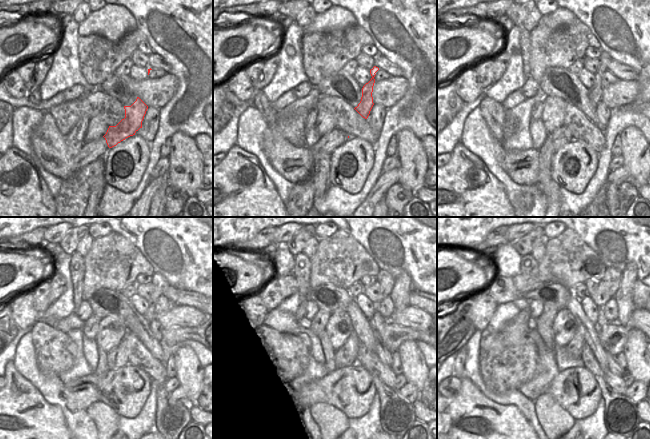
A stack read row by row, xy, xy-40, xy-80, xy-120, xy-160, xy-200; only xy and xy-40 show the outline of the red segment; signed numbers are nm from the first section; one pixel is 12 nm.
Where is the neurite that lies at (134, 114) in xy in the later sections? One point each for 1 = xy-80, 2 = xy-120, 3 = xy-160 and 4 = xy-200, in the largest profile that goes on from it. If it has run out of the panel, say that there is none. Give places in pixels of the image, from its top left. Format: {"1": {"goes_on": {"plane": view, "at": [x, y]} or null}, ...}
{"1": {"goes_on": {"plane": "xy-80", "at": [595, 92]}}, "2": {"goes_on": {"plane": "xy-120", "at": [160, 284]}}, "3": {"goes_on": {"plane": "xy-160", "at": [386, 281]}}, "4": {"goes_on": {"plane": "xy-200", "at": [612, 277]}}}

